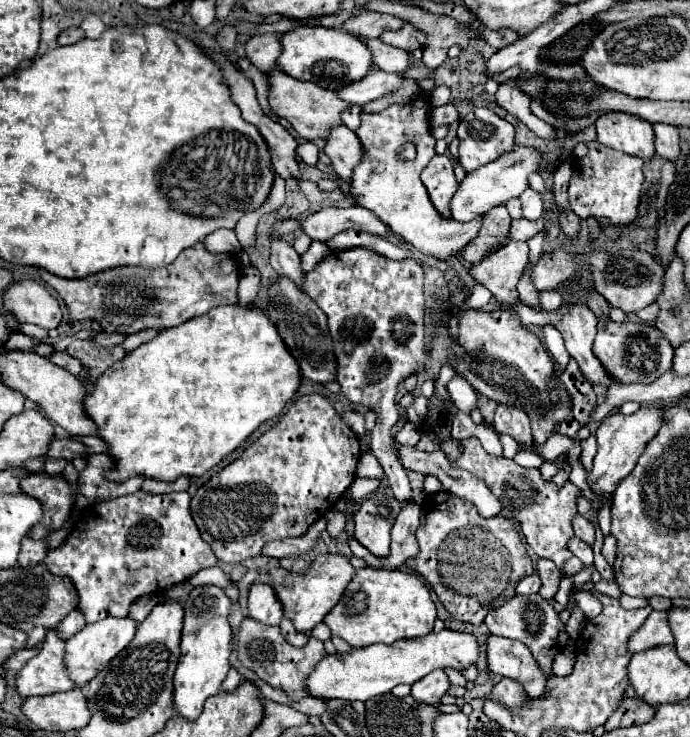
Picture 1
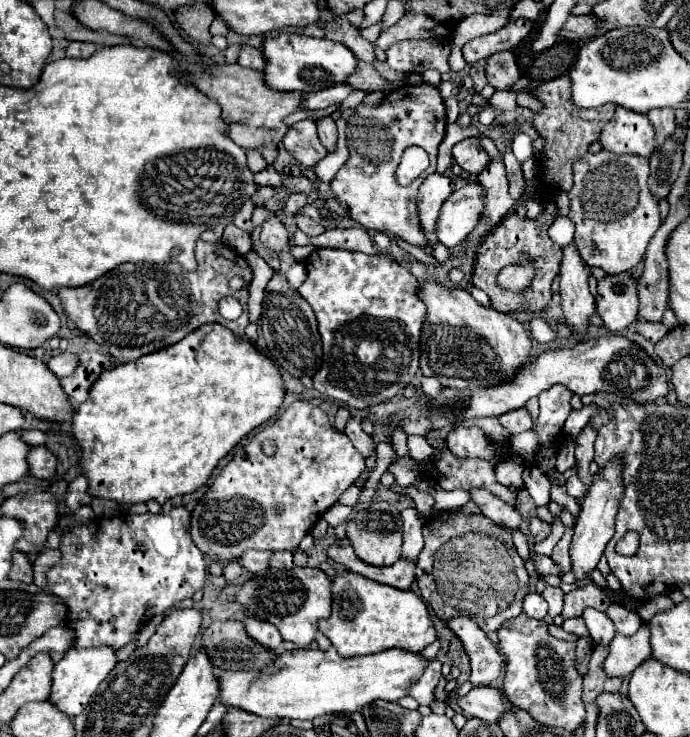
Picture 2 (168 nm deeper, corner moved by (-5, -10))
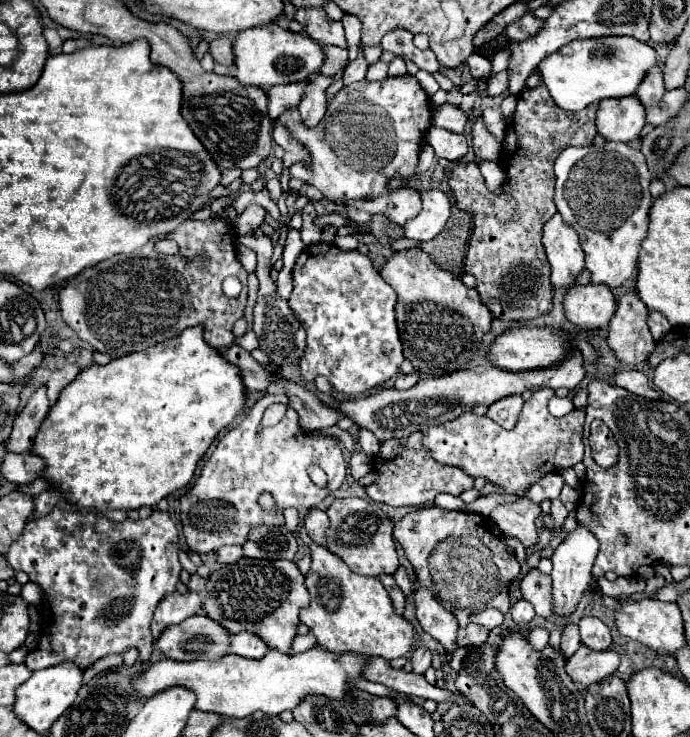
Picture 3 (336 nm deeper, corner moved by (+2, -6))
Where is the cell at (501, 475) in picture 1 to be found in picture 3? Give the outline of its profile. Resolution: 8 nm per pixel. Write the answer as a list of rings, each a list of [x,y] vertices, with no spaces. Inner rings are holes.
[[[413,433],[407,439],[383,441],[381,453],[375,461],[375,469],[379,473],[379,481],[371,483],[365,491],[373,501],[381,501],[393,507],[429,505],[439,493],[461,495],[463,491],[475,487],[475,479],[461,467],[451,467],[433,459],[433,455],[423,445],[423,433]]]

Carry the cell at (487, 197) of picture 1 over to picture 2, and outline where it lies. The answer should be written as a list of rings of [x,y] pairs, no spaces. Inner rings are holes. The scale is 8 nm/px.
[[[466,183],[456,189],[442,205],[436,221],[436,237],[446,247],[464,241],[476,227],[482,213],[482,187],[480,183]]]

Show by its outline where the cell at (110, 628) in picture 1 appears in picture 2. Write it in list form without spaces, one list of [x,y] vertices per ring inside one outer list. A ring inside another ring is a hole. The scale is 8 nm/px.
[[[92,647],[92,649],[72,649],[66,651],[60,663],[54,665],[52,671],[52,689],[48,695],[48,701],[56,705],[62,713],[74,717],[84,711],[90,697],[98,689],[98,685],[108,677],[108,673],[116,665],[116,651],[110,647]]]

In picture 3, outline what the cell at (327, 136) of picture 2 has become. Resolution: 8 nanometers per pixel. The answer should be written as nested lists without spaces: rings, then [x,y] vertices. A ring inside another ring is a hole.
[[[315,75],[309,79],[309,91],[305,91],[305,99],[299,103],[299,113],[301,119],[305,121],[307,127],[317,127],[327,111],[327,99],[325,99],[325,89],[333,83],[331,77],[325,75]]]

